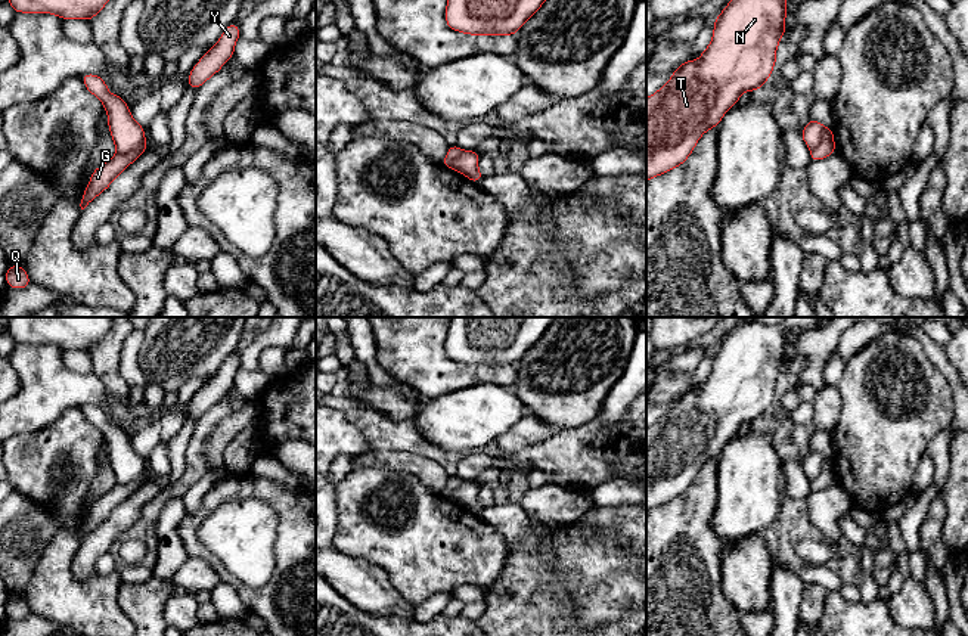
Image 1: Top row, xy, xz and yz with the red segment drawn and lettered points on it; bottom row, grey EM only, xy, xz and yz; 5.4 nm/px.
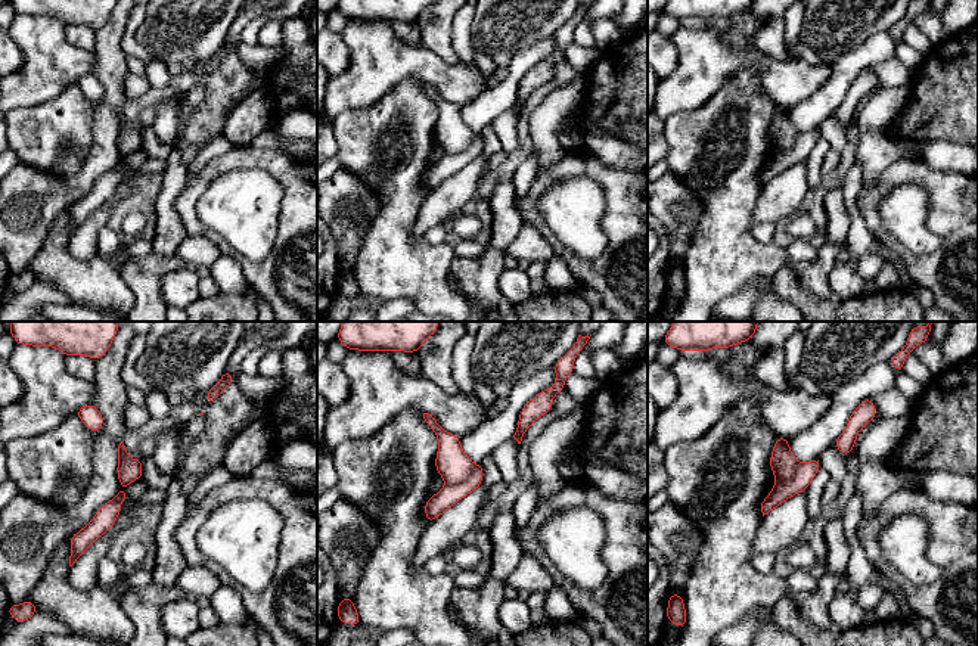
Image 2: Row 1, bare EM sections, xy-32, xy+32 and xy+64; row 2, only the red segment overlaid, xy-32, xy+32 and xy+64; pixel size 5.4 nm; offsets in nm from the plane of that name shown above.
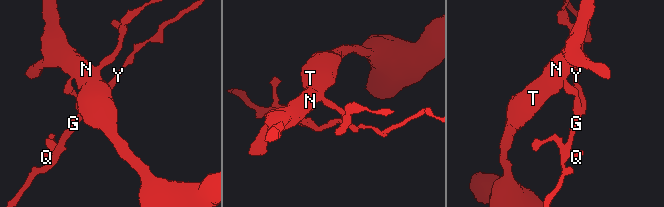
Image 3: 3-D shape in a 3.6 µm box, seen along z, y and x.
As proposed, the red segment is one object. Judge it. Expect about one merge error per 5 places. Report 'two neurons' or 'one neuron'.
two neurons

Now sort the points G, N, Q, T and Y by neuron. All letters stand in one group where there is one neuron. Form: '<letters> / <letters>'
G Q Y / N T

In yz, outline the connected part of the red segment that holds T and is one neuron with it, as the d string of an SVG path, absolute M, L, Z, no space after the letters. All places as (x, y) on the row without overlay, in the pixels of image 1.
M741 322L714 350L708 378L696 391L685 391L671 409L646 428L646 512L682 496L705 462L720 454L745 422L766 416L776 381L786 362L785 323Z

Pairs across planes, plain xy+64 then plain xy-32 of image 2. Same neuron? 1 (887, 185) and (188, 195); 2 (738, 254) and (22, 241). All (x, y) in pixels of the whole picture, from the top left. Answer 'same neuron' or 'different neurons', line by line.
1: same neuron
2: different neurons

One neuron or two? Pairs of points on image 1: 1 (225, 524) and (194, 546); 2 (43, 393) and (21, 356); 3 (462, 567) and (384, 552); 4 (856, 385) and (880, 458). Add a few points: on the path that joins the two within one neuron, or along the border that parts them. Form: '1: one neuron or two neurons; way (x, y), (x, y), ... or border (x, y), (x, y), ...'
1: two neurons; border (216, 509), (198, 529), (198, 540), (205, 549)
2: one neuron; way (43, 384), (43, 378), (30, 365)
3: one neuron; way (443, 552), (403, 552)
4: one neuron; way (869, 403), (880, 416), (880, 440)

